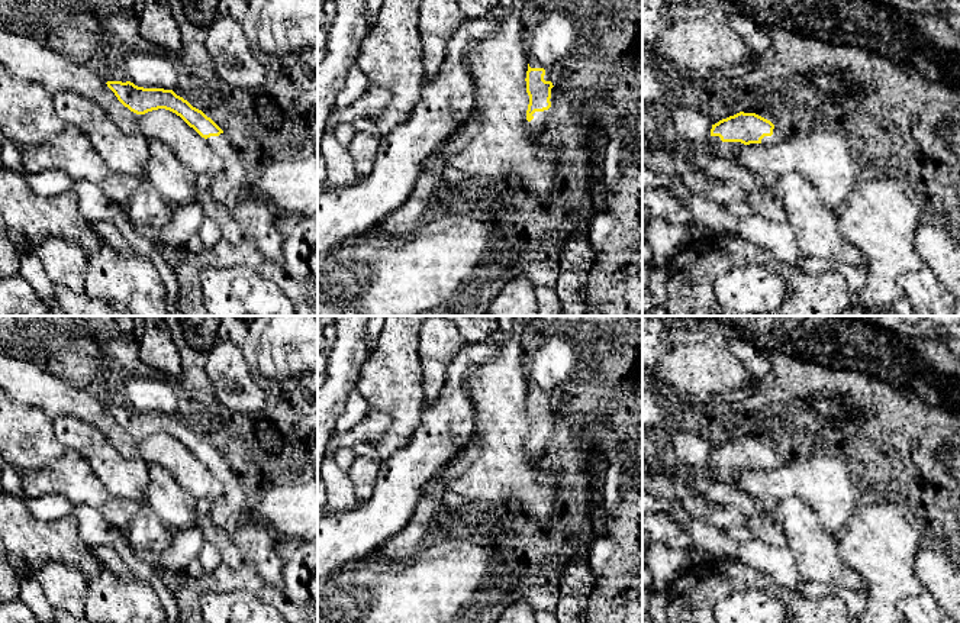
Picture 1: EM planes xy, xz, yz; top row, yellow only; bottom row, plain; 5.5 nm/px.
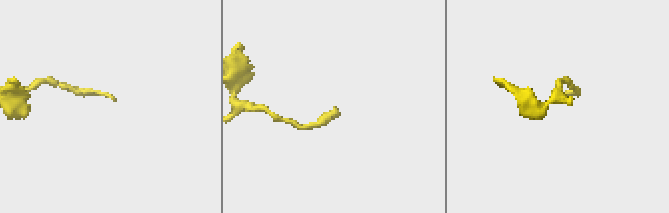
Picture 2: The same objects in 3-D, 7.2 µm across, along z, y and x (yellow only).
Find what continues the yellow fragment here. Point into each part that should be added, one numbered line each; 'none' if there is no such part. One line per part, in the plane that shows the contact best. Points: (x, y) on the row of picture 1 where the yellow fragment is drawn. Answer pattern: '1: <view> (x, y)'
1: xz (540, 119)

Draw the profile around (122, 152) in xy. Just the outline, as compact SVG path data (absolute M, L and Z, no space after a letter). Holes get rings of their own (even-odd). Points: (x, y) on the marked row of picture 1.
M58 91L54 103L67 126L80 129L112 171L144 177L149 138L123 133L99 104L84 96Z

